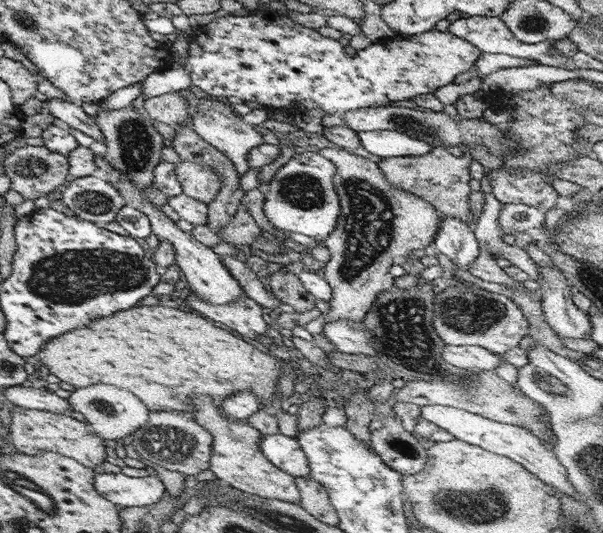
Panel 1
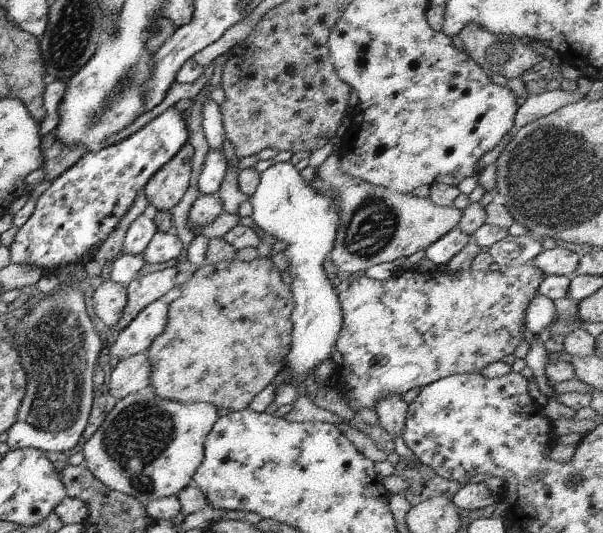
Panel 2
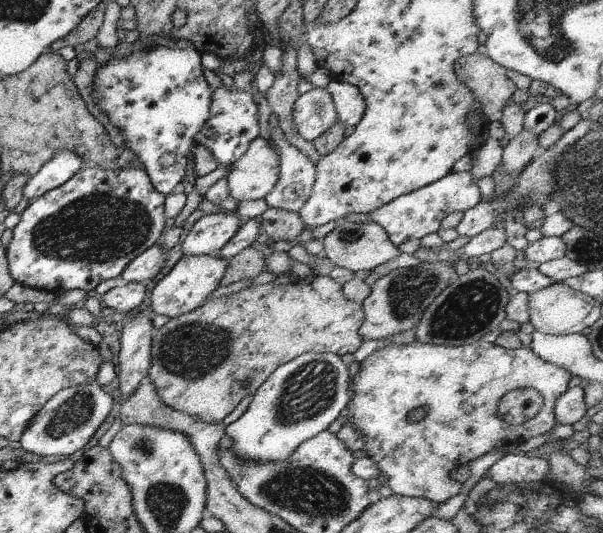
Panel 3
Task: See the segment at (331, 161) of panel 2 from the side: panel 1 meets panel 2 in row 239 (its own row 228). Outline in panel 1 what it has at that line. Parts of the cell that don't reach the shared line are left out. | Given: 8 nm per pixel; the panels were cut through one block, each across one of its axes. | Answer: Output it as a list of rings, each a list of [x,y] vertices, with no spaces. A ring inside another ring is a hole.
[[[328,147],[317,149],[316,152],[336,165],[334,187],[340,197],[342,209],[336,228],[325,238],[326,246],[330,250],[330,260],[323,266],[322,276],[332,289],[332,299],[329,301],[330,310],[325,314],[326,323],[347,321],[358,327],[363,323],[363,319],[376,298],[385,290],[394,287],[396,280],[390,274],[390,267],[406,256],[412,256],[416,250],[430,246],[442,224],[443,214],[434,209],[434,205],[428,201],[404,189],[394,187],[378,169],[378,165],[368,158],[349,153],[344,149]]]

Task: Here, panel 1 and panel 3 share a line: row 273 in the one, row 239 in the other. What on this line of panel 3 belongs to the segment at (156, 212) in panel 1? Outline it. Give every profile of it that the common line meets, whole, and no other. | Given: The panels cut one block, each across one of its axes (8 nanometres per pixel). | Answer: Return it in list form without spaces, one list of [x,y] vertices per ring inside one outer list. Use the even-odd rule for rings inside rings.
[[[236,212],[205,214],[193,224],[182,242],[183,254],[202,256],[220,252],[238,234],[244,221]]]

